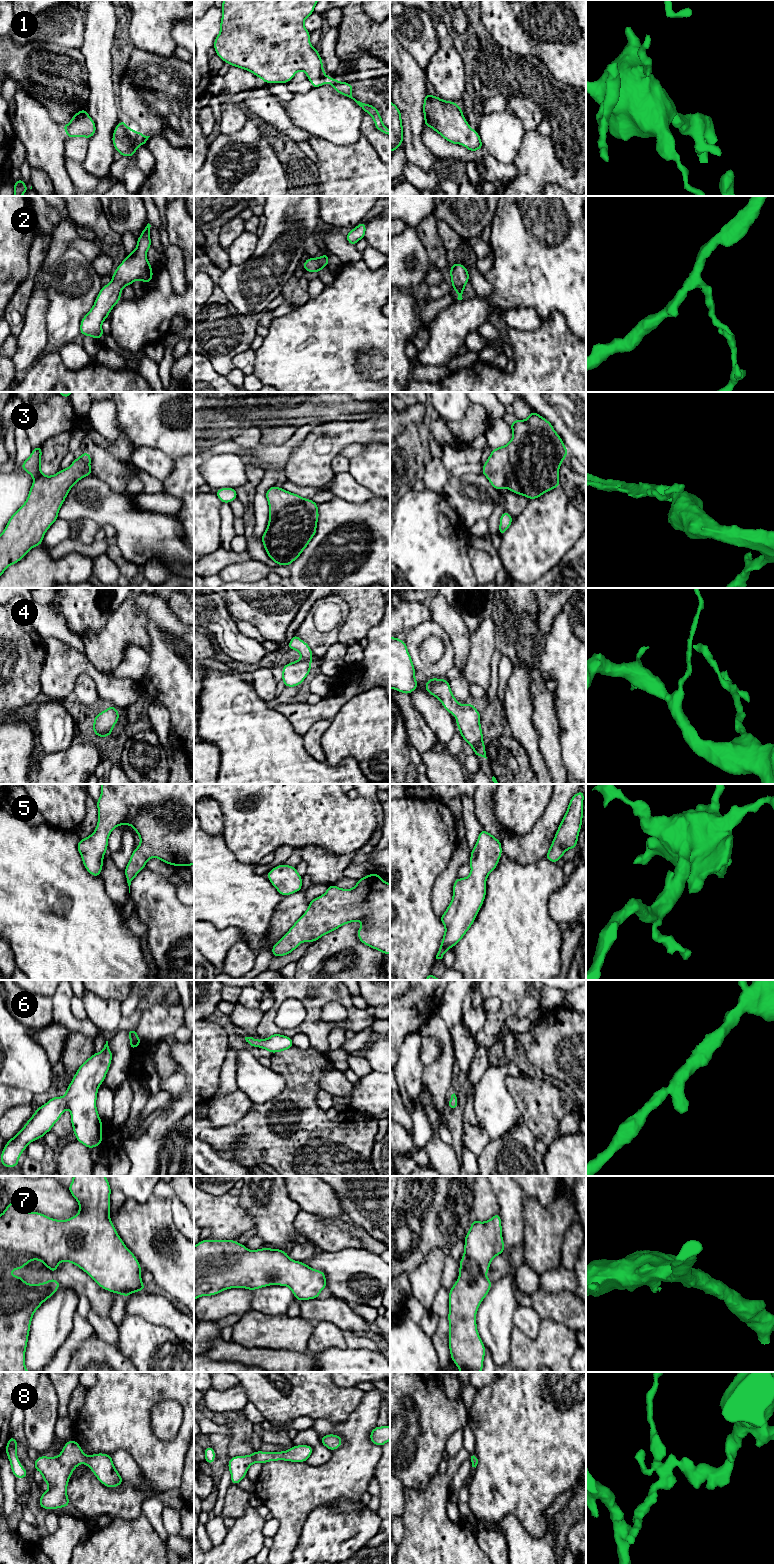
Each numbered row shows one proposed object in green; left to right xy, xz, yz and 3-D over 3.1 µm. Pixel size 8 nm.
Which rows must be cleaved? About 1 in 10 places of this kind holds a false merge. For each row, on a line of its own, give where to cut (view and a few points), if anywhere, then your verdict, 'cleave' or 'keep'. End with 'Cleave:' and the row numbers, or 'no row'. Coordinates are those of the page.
1: no cut; keep
2: no cut; keep
3: no cut; keep
4: no cut; keep
5: no cut; keep
6: no cut; keep
7: no cut; keep
8: no cut; keep
Cleave: no row

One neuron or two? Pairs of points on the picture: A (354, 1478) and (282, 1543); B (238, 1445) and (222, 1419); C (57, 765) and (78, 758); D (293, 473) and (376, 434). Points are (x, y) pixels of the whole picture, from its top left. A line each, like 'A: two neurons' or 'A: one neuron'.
A: one neuron
B: one neuron
C: one neuron
D: one neuron

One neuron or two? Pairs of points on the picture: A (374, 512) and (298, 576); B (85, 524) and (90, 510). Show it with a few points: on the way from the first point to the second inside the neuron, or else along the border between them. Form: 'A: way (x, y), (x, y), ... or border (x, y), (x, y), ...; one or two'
A: way (351, 520), (325, 534), (326, 548), (321, 553); one
B: border (75, 520), (90, 518), (99, 527); two

